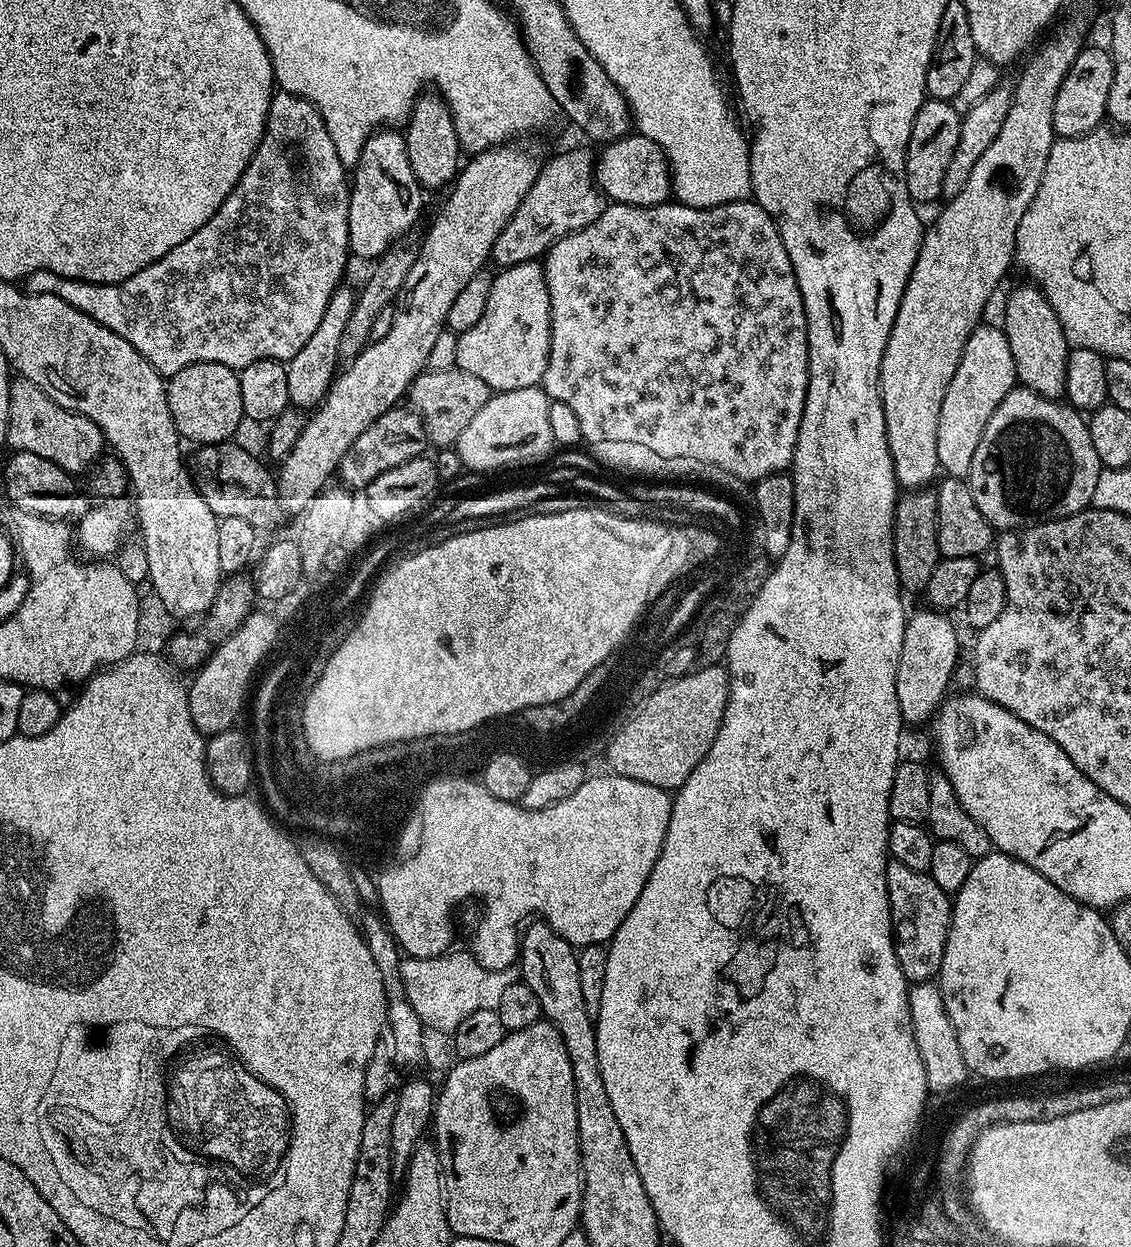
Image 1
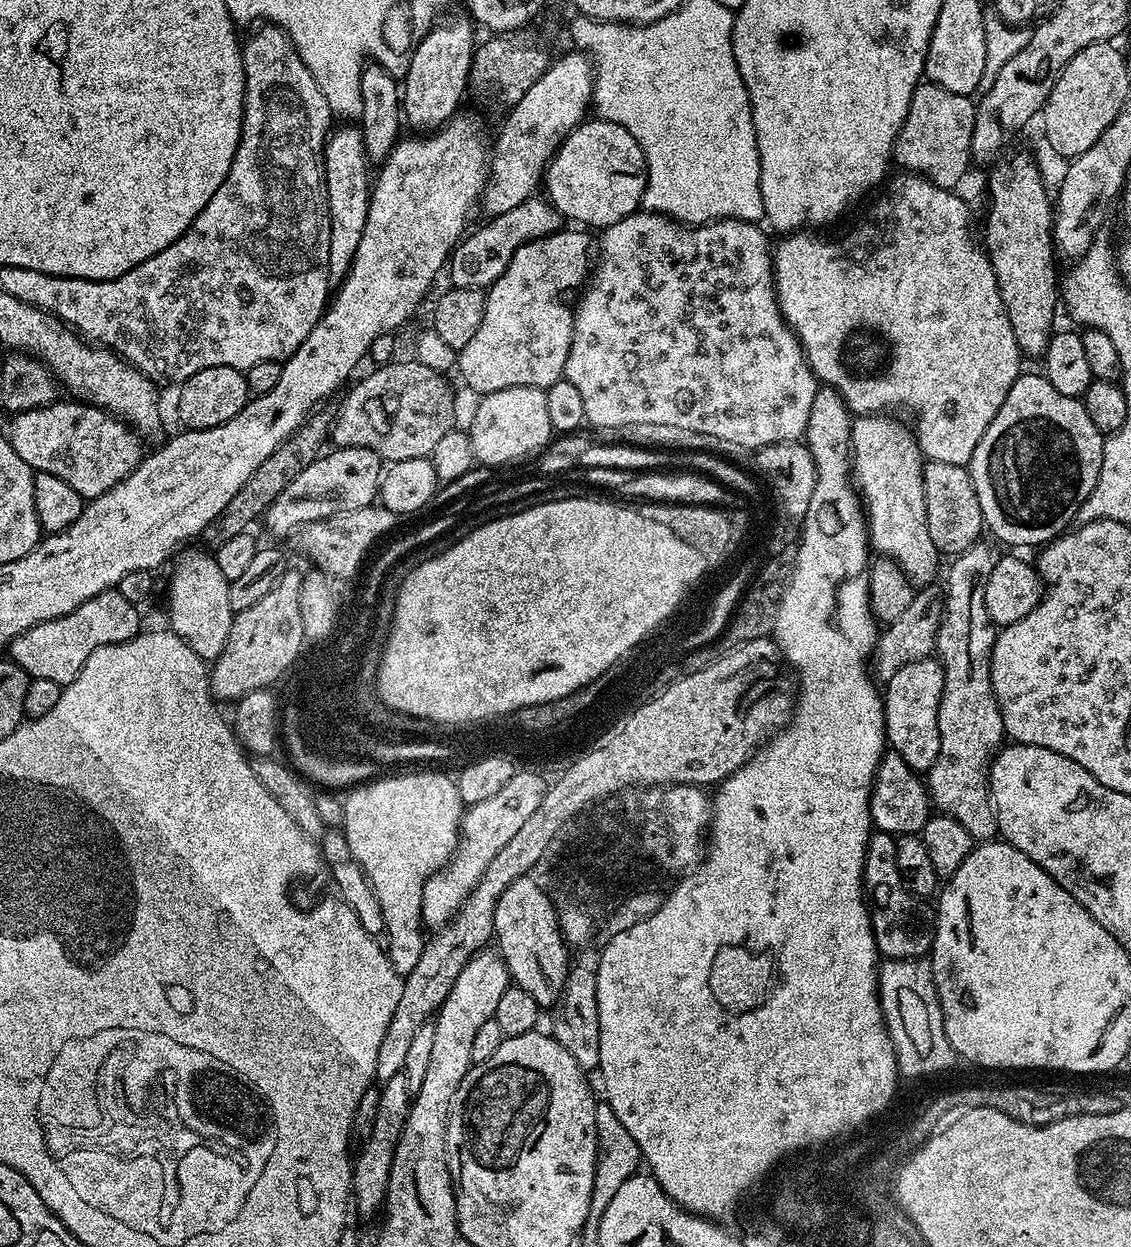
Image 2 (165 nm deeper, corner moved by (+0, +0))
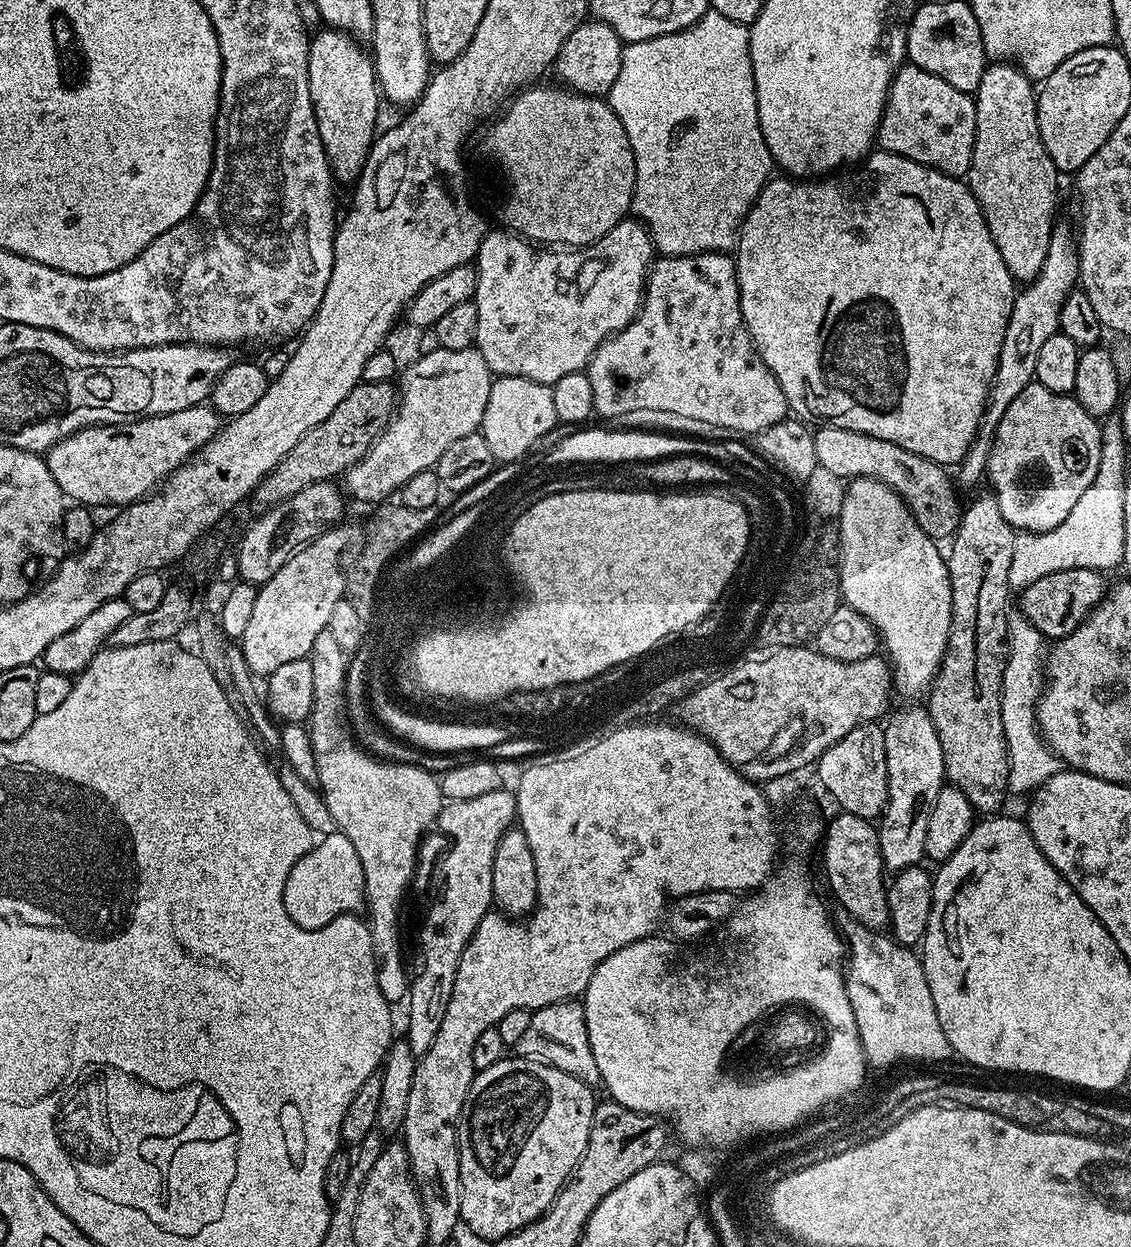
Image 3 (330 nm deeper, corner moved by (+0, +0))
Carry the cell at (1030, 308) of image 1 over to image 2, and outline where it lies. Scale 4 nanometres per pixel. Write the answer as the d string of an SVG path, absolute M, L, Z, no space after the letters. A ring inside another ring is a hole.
M1020 152L1017 156L1012 156L1009 160L1000 158L991 165L992 177L988 180L988 196L992 201L988 204L988 221L984 224L984 240L982 236L982 244L987 249L988 261L992 264L994 270L994 278L998 282L998 290L1002 294L1002 306L1006 306L1006 314L1010 318L1010 326L1014 326L1014 338L1018 338L1018 346L1021 353L1025 357L1036 356L1036 358L1043 357L1052 333L1054 331L1054 325L1052 323L1056 320L1056 304L1058 308L1058 276L1056 280L1056 260L1058 261L1057 253L1054 251L1054 245L1052 243L1052 218L1054 215L1054 204L1050 199L1050 192L1044 189L1044 180L1040 177L1040 172L1036 169L1036 164L1027 156L1026 153Z

